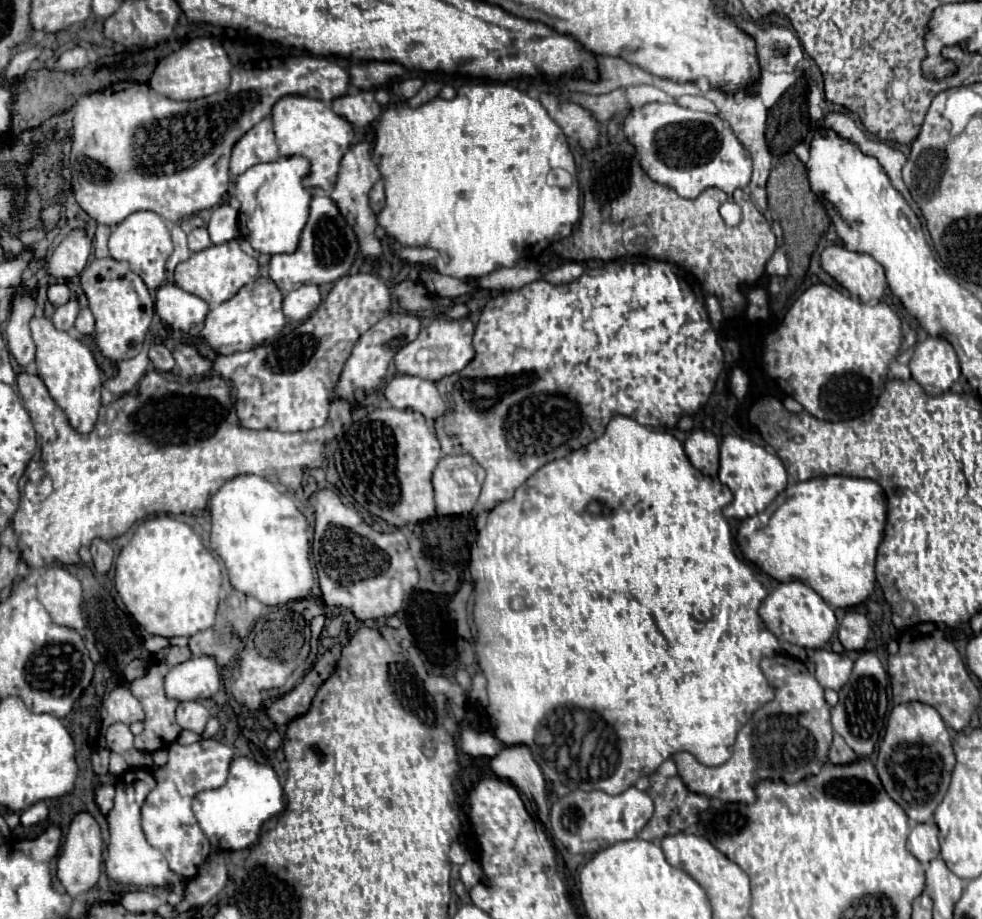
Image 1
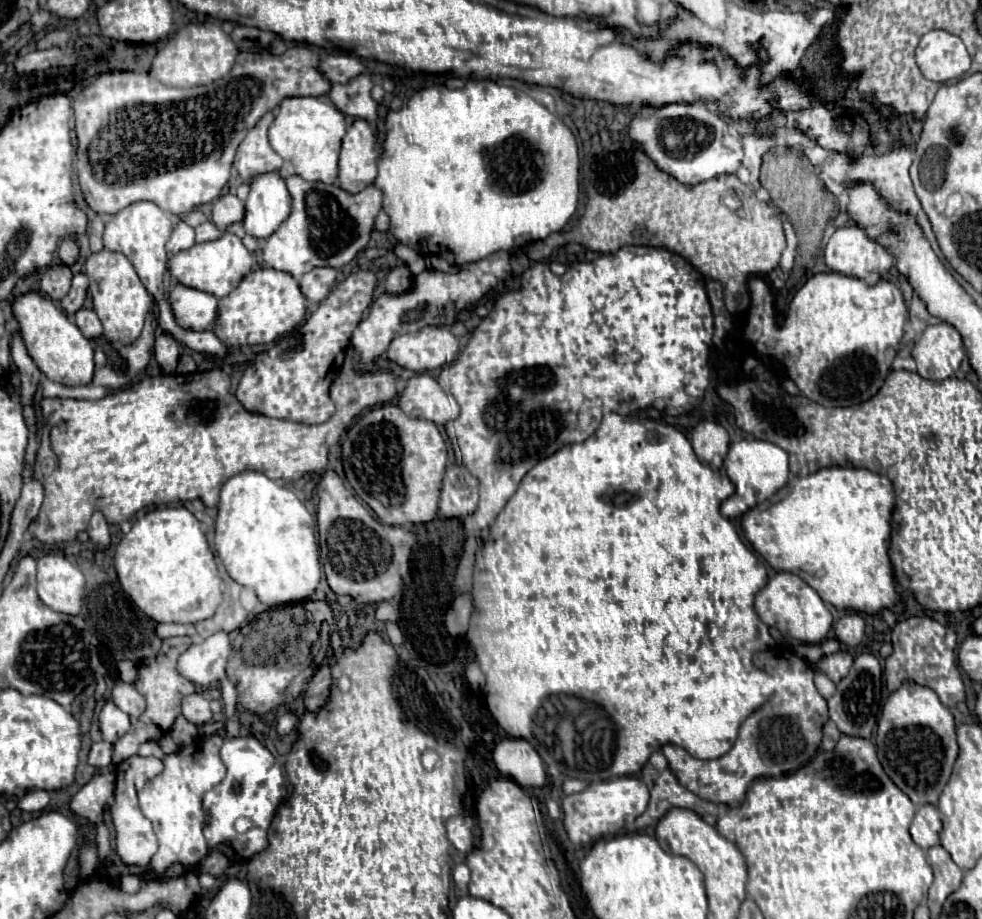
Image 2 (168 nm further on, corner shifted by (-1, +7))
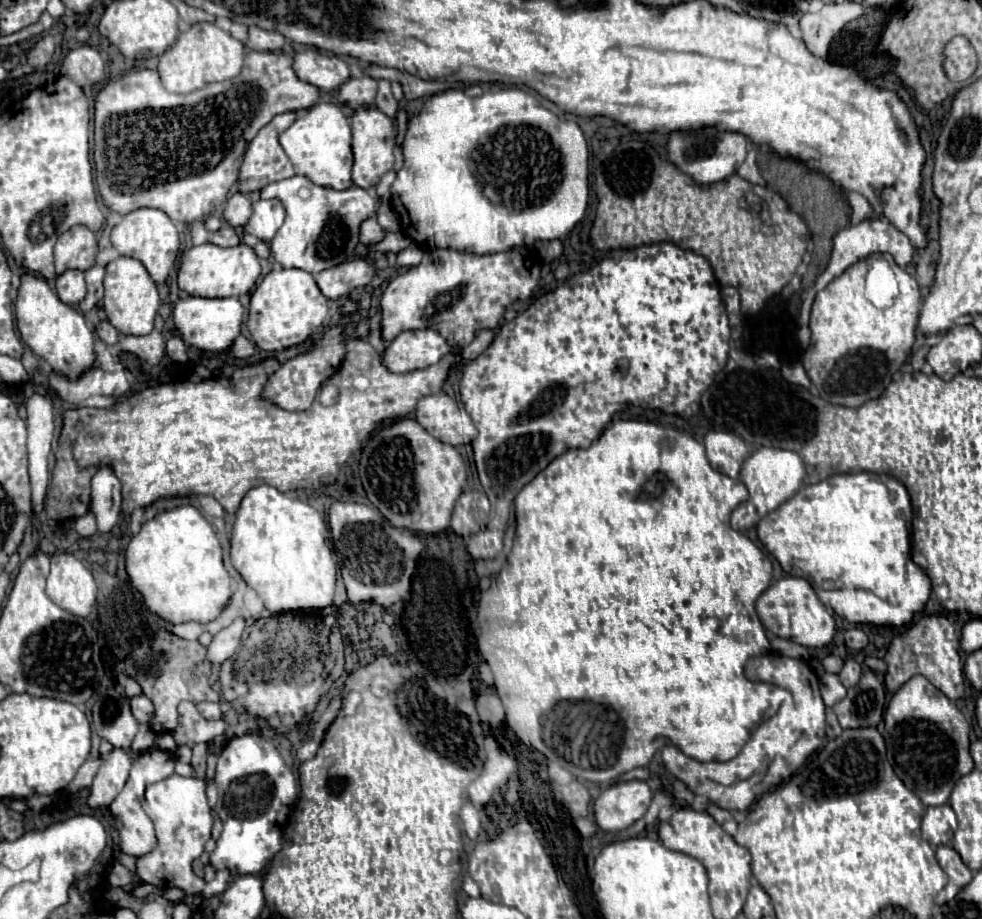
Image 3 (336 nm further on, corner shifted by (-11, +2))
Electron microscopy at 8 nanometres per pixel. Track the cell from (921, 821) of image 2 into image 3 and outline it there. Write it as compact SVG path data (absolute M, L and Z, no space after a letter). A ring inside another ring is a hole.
M940 806L928 808L922 818L922 838L936 848L940 844L950 844L952 836L954 836L954 830L950 828L942 808Z

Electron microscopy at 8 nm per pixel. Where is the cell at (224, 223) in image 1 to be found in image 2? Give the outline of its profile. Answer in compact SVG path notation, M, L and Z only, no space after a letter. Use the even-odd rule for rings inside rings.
M228 193L228 195L222 195L214 201L214 209L212 209L212 223L220 229L220 231L226 231L232 223L238 223L244 219L244 203Z

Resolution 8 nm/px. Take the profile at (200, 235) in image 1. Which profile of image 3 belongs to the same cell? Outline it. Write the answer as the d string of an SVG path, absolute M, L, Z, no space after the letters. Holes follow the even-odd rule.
M224 224L218 232L214 232L210 236L210 242L216 244L216 246L238 246L240 244L240 236L238 236L236 228Z

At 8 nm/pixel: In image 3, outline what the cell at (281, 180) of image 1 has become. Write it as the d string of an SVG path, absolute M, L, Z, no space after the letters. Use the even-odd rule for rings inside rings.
M258 200L254 206L256 216L252 214L250 220L244 224L244 232L254 234L264 242L270 242L274 238L274 232L282 226L284 208L280 200Z

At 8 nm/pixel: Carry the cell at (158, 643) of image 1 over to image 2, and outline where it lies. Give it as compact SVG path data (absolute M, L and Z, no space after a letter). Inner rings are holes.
M160 623L156 627L156 635L160 639L166 639L166 637L176 637L176 635L186 635L186 627L184 625L178 625L178 623Z

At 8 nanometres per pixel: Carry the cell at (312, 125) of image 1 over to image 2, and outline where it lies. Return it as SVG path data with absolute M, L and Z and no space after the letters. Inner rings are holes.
M286 97L276 113L274 123L268 129L272 149L282 157L280 175L286 178L299 175L306 181L336 183L338 179L338 153L346 133L346 117L332 107L326 97Z

